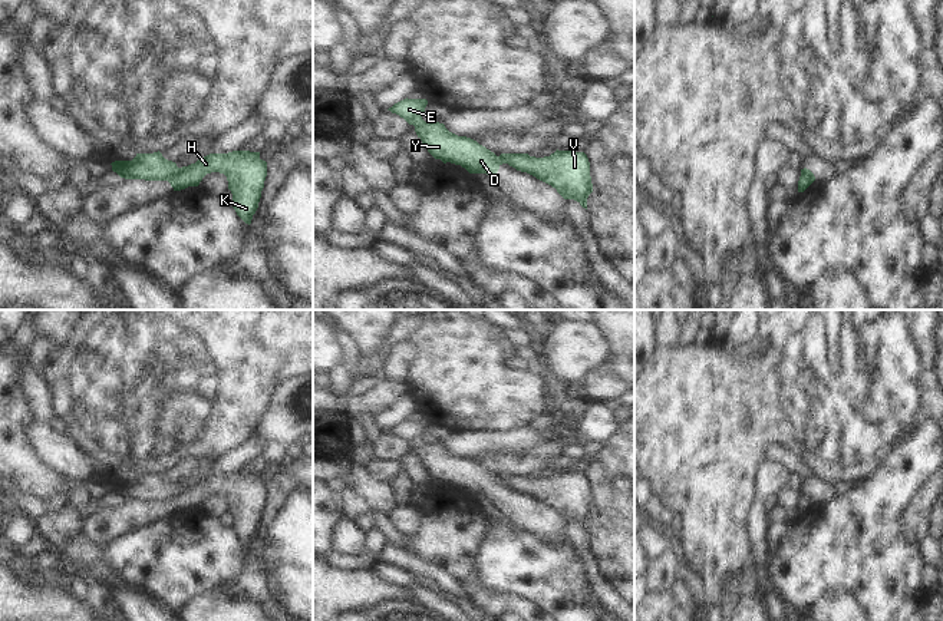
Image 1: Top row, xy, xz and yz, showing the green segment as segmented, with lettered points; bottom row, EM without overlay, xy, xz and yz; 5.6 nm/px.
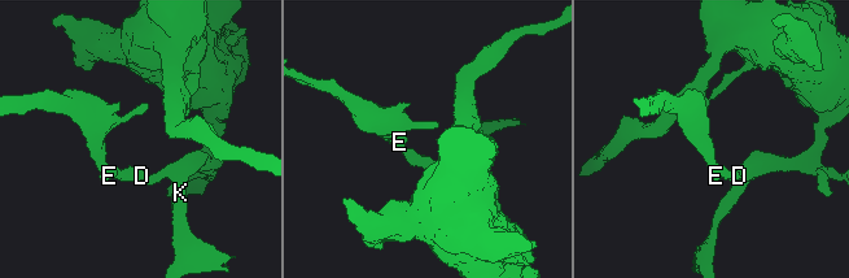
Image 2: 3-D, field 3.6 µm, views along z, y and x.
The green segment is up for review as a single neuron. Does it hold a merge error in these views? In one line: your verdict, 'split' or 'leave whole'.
split

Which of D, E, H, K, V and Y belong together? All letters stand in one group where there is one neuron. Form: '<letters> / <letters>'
D E Y / H K V

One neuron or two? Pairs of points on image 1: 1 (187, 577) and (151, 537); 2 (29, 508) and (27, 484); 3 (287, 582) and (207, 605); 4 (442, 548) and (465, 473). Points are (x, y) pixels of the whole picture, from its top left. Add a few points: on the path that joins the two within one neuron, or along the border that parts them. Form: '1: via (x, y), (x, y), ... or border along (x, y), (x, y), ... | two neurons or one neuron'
1: via (175, 565), (162, 551), (162, 544) | one neuron
2: border along (15, 485), (26, 499), (40, 502) | two neurons
3: border along (227, 582), (237, 597), (253, 598), (261, 605) | two neurons
4: border along (444, 484), (461, 486), (472, 495) | two neurons

